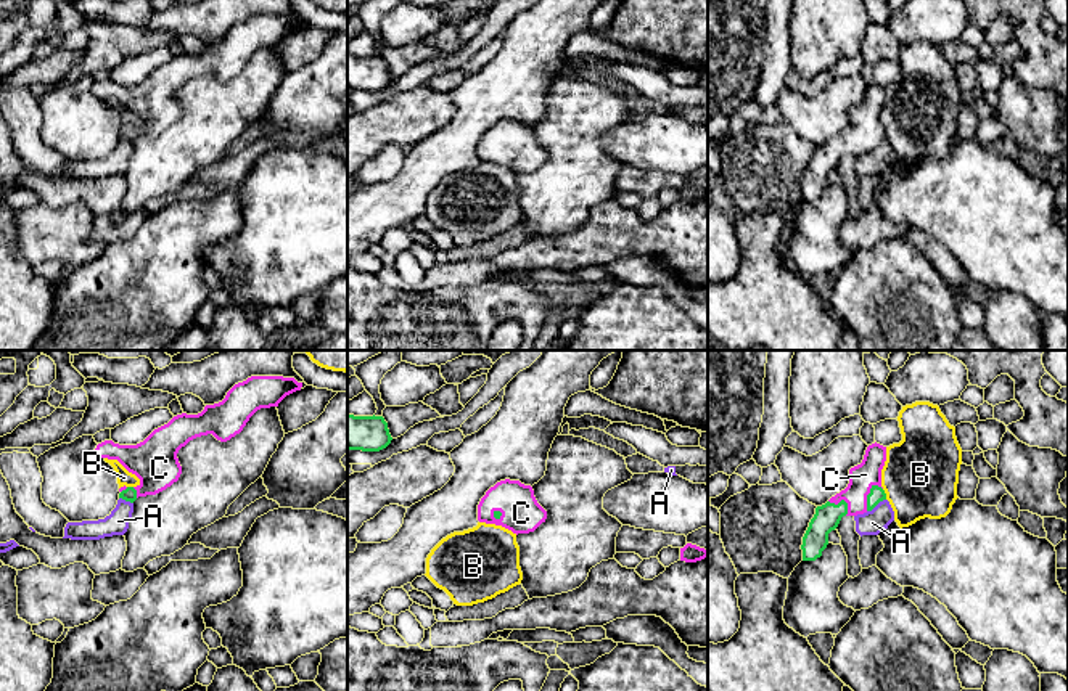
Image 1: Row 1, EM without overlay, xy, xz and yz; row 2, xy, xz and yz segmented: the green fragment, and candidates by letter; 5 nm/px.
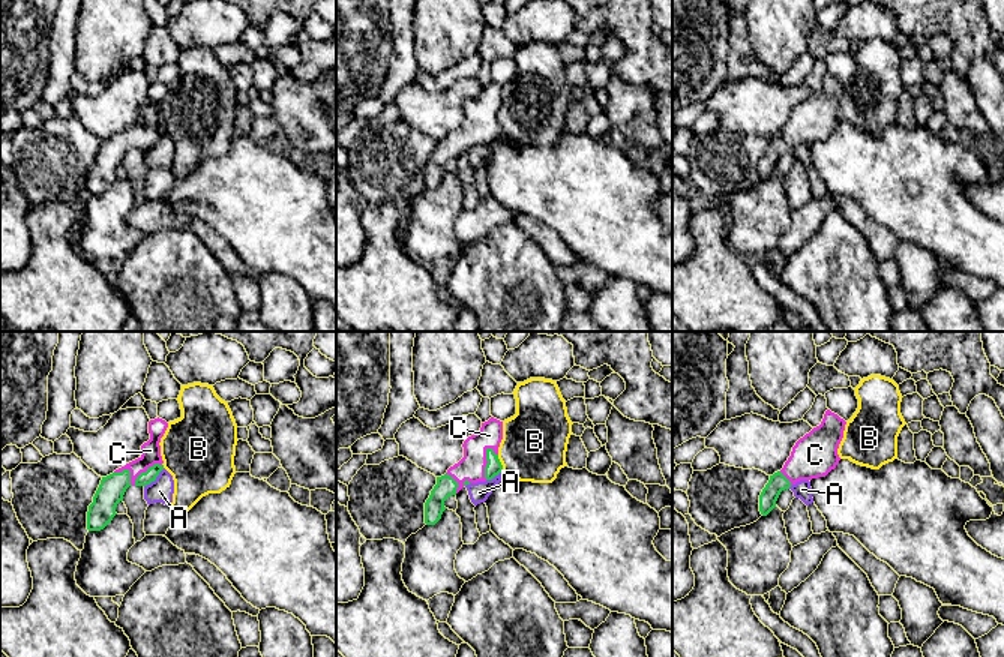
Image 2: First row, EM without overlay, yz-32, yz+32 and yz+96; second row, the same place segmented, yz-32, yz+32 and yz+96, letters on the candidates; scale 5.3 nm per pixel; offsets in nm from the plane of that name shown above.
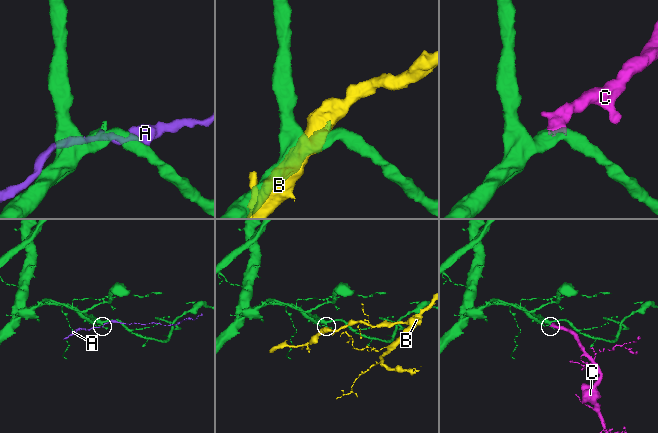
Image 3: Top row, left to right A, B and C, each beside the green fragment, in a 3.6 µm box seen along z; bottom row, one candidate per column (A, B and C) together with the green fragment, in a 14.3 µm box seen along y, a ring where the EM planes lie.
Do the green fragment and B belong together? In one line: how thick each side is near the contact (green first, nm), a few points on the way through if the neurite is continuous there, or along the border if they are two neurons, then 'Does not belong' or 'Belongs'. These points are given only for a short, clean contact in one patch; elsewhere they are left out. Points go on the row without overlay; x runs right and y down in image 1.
Thickness 80 nm (green) against 380 nm. Boundary: yz (882, 129), (887, 139). Does not belong

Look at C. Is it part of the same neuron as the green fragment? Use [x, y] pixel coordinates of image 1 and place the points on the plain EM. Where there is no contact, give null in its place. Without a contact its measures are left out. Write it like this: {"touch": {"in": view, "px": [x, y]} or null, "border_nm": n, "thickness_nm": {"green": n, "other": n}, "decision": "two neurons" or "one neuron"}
{"touch": {"in": "yz", "px": [867, 135]}, "border_nm": 150, "thickness_nm": {"green": 80, "other": 130}, "decision": "one neuron"}

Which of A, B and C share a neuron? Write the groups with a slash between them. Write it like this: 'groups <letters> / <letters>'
groups A / B / C

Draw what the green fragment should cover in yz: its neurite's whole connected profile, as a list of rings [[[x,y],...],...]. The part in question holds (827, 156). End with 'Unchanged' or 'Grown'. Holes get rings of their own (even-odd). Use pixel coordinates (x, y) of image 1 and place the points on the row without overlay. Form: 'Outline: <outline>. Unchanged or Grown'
Outline: [[[872,84],[867,87],[861,104],[849,109],[849,124],[815,148],[815,154],[803,177],[803,201],[815,201],[828,185],[828,174],[835,170],[843,156],[857,156],[872,151],[886,140],[881,129],[881,109],[886,101],[886,87]]]. Grown

